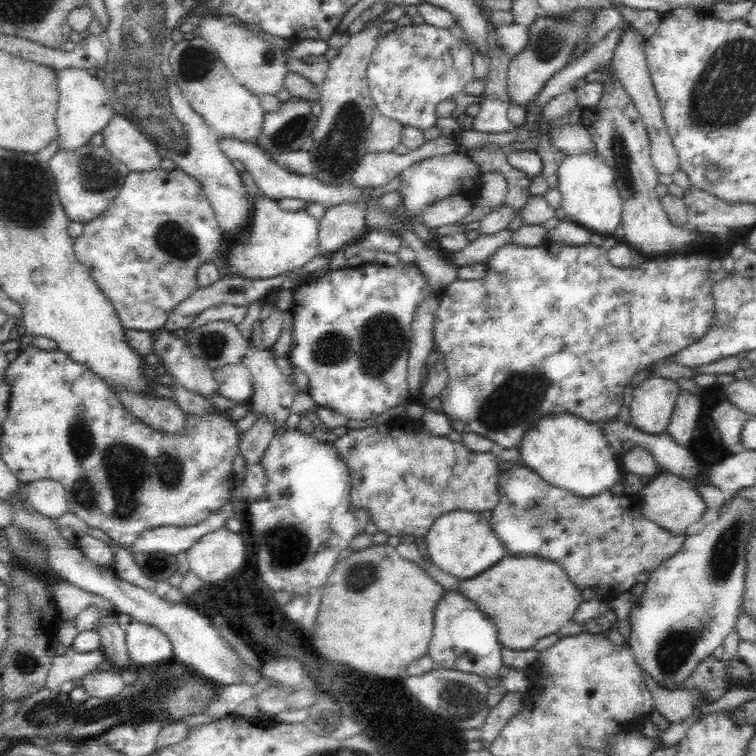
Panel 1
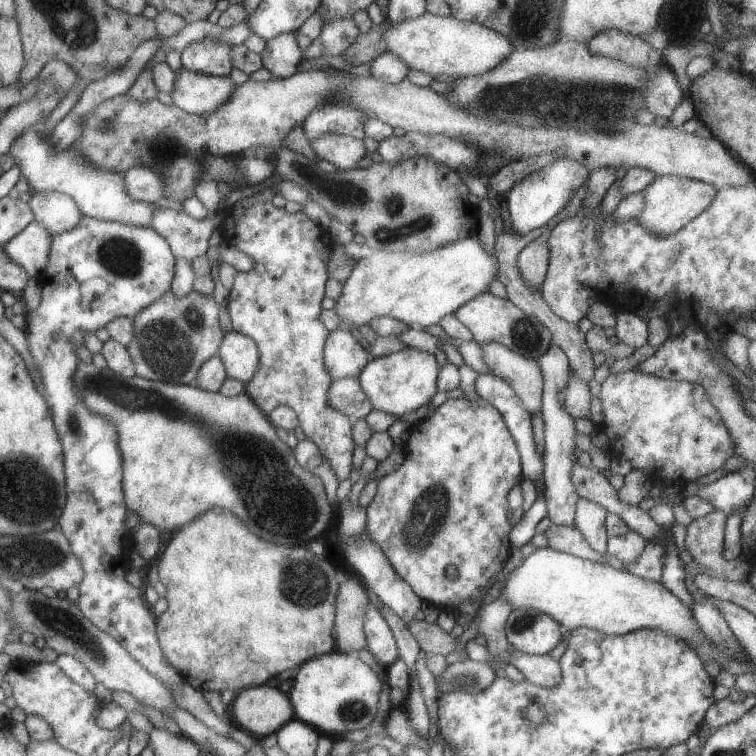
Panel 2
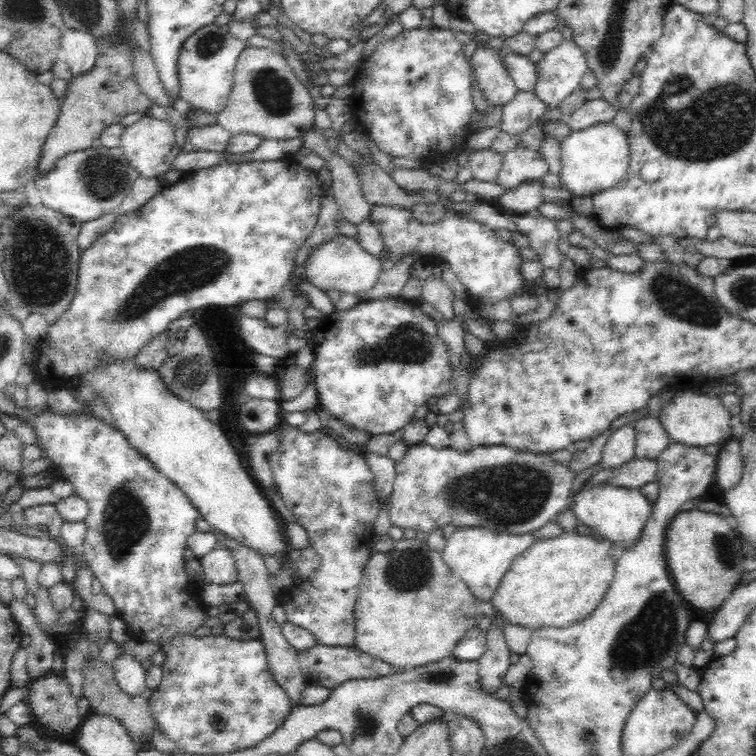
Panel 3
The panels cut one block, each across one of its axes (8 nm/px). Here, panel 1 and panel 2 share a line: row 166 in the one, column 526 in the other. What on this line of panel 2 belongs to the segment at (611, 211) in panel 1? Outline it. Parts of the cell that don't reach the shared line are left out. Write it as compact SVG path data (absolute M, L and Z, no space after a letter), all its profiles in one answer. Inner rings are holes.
M549 546L538 547L524 558L522 565L508 575L499 598L504 598L513 610L532 609L552 616L565 632L588 627L609 635L623 635L638 629L660 629L692 642L696 646L691 648L697 654L714 659L722 668L722 657L738 659L731 650L724 651L707 639L692 610L664 585L618 570L608 562L592 562Z

